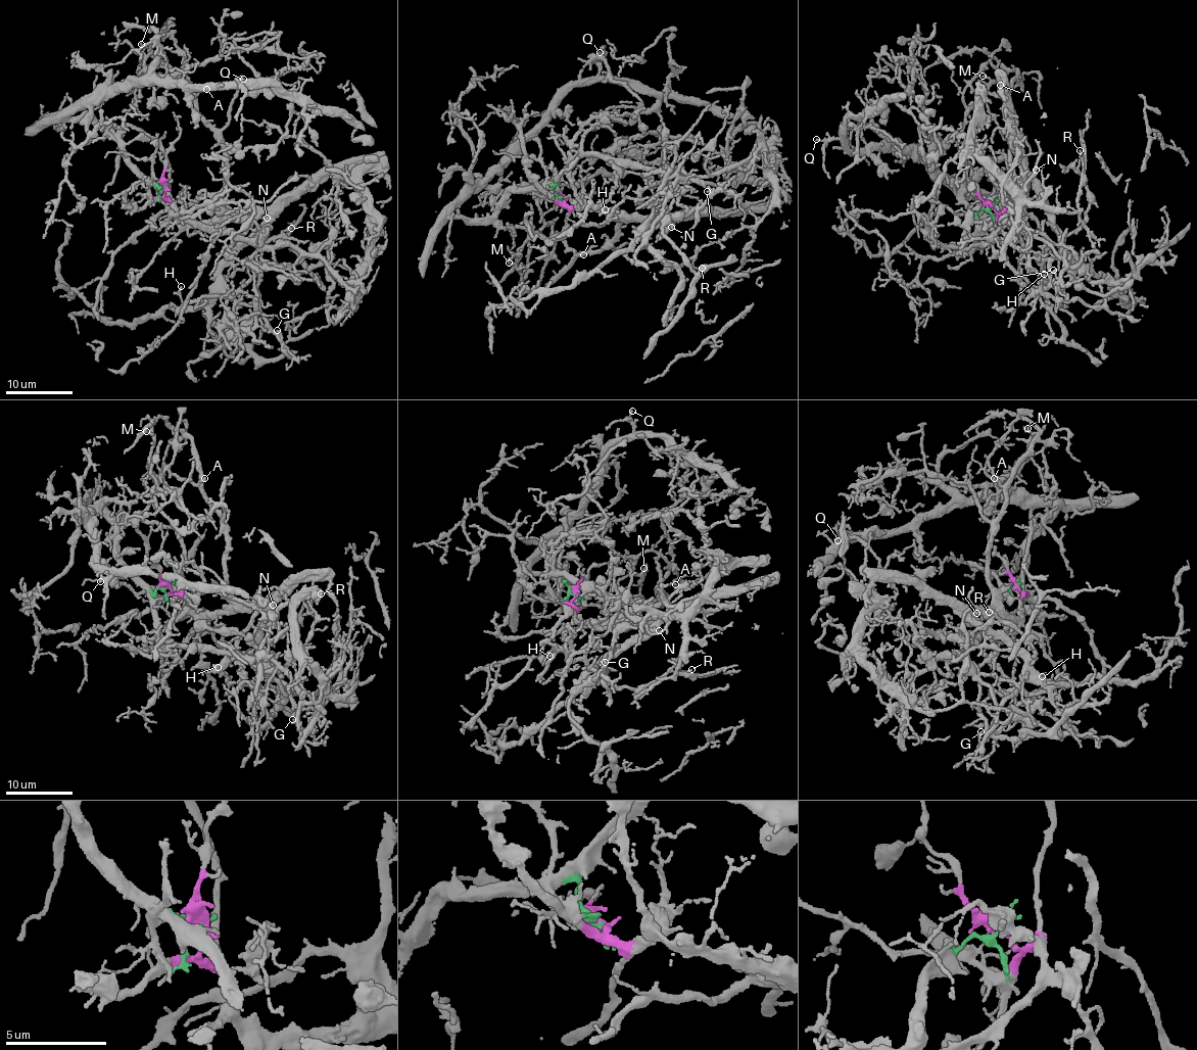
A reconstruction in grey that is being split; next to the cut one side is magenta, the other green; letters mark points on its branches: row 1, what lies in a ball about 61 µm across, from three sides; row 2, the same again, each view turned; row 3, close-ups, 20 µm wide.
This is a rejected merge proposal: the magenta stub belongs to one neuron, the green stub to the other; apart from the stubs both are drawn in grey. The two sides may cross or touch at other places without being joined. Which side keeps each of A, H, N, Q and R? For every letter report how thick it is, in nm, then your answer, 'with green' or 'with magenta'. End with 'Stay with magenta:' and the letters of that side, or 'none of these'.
A: 120 nm | with magenta
H: 110 nm | with magenta
N: 160 nm | with magenta
Q: 140 nm | with green
R: 140 nm | with magenta
Stay with magenta: A, H, N, R

